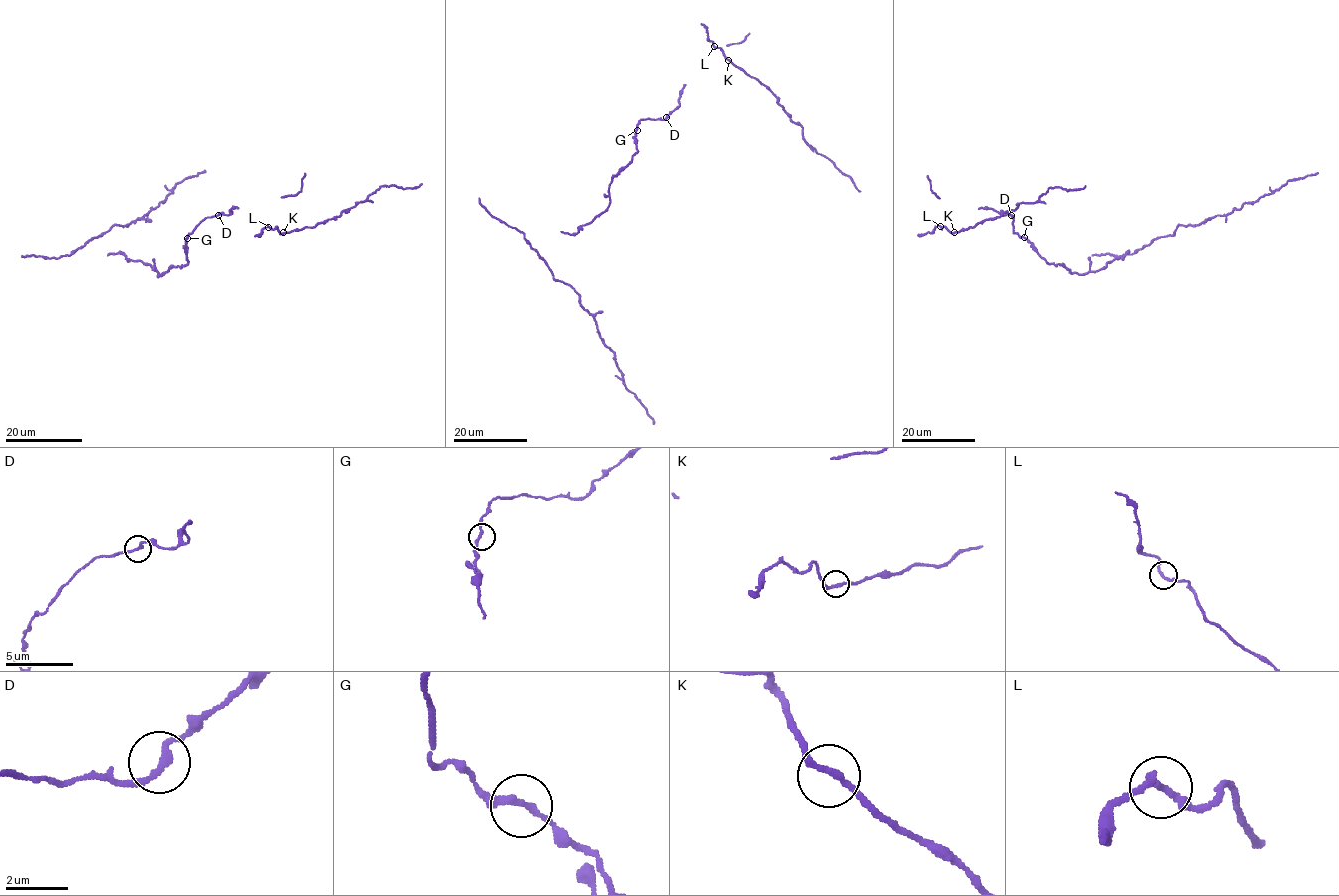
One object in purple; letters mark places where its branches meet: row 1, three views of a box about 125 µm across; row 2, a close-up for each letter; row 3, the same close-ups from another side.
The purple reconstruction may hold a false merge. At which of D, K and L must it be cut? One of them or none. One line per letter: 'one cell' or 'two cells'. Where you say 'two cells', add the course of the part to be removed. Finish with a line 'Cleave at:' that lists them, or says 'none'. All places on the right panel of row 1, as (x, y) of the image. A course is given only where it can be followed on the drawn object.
D: one cell
K: one cell
L: one cell
Cleave at: none

